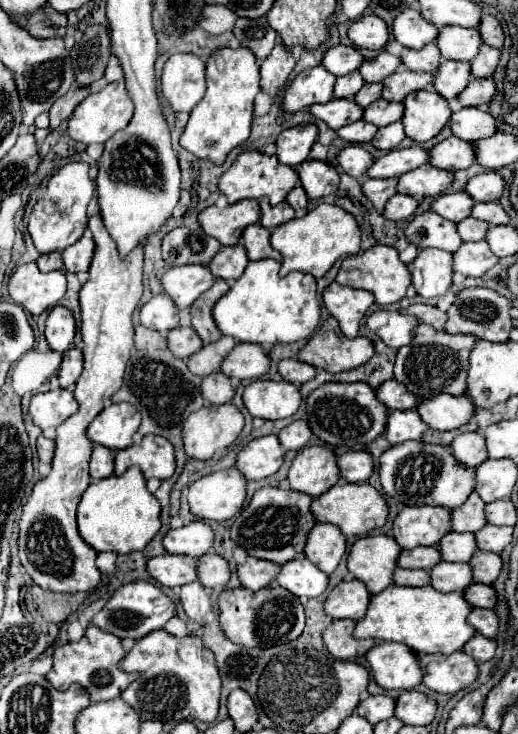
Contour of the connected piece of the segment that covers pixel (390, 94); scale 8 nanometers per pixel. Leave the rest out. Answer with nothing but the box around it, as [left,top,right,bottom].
[382,70,432,102]

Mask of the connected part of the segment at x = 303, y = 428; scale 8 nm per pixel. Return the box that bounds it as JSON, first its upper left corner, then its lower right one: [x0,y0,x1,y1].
[278,420,312,450]

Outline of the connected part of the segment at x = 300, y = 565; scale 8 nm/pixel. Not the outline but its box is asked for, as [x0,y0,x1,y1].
[276,558,328,598]

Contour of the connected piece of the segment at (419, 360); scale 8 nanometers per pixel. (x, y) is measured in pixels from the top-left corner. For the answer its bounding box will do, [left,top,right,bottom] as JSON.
[394,324,476,398]

